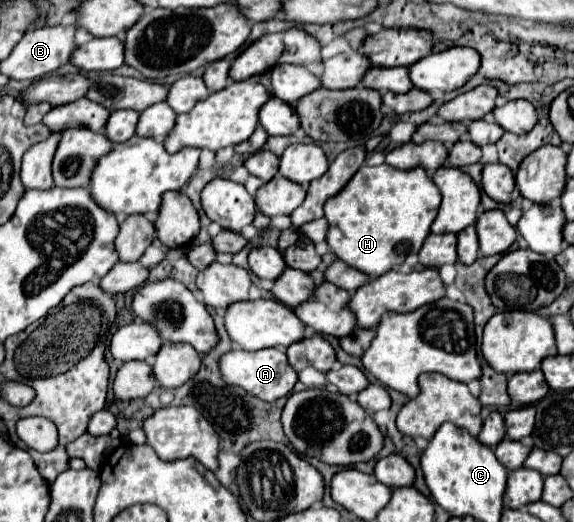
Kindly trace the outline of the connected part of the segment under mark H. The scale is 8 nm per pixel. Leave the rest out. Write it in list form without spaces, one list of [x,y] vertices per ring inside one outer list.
[[[386,163],[378,167],[362,165],[358,173],[352,177],[352,181],[348,181],[348,185],[336,197],[332,197],[324,207],[326,219],[330,223],[328,245],[332,247],[334,255],[344,263],[352,265],[354,269],[370,277],[380,277],[390,269],[394,269],[396,265],[404,263],[404,259],[410,253],[420,251],[426,235],[430,233],[430,225],[436,219],[438,207],[440,207],[440,191],[422,167],[404,171],[390,167]]]

